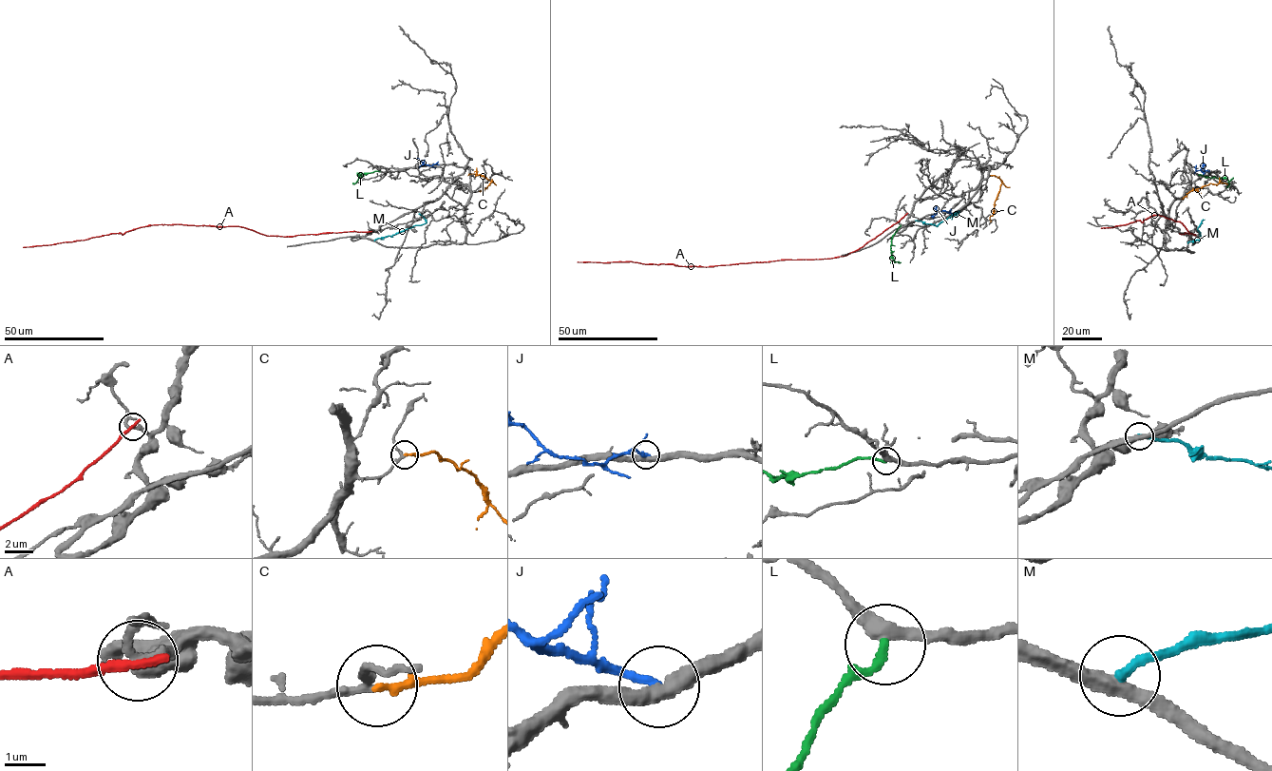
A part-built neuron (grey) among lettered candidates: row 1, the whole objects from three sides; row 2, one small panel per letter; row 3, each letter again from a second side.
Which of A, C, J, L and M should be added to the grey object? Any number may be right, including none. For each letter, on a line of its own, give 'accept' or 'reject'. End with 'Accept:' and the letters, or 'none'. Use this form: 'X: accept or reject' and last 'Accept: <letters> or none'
A: reject
C: accept
J: reject
L: reject
M: reject
Accept: C

